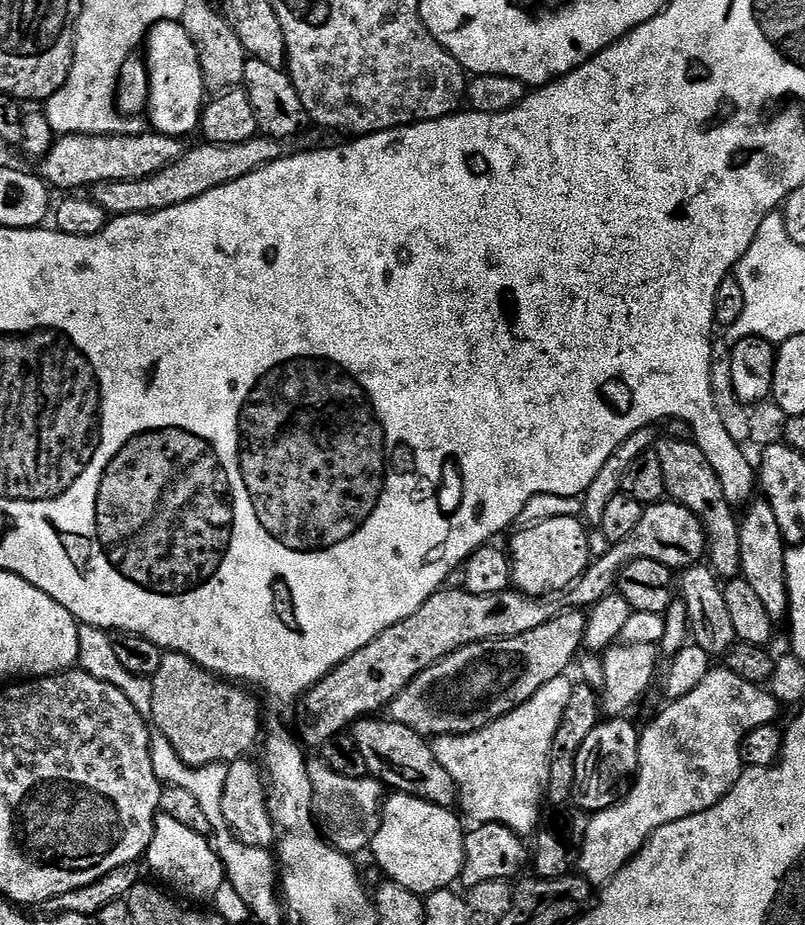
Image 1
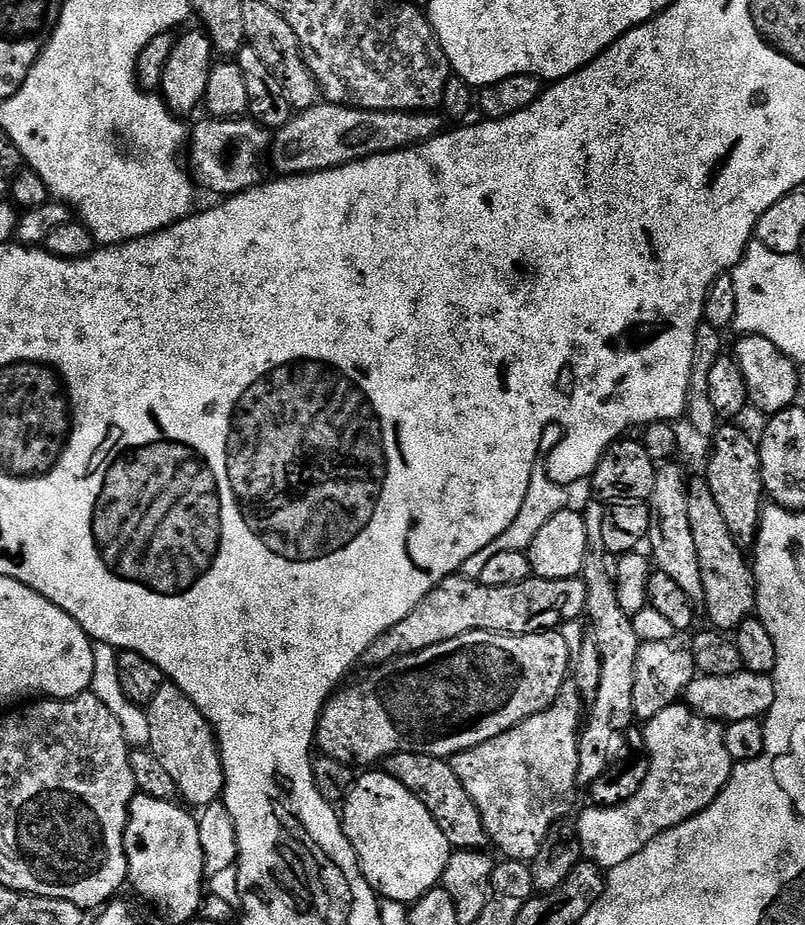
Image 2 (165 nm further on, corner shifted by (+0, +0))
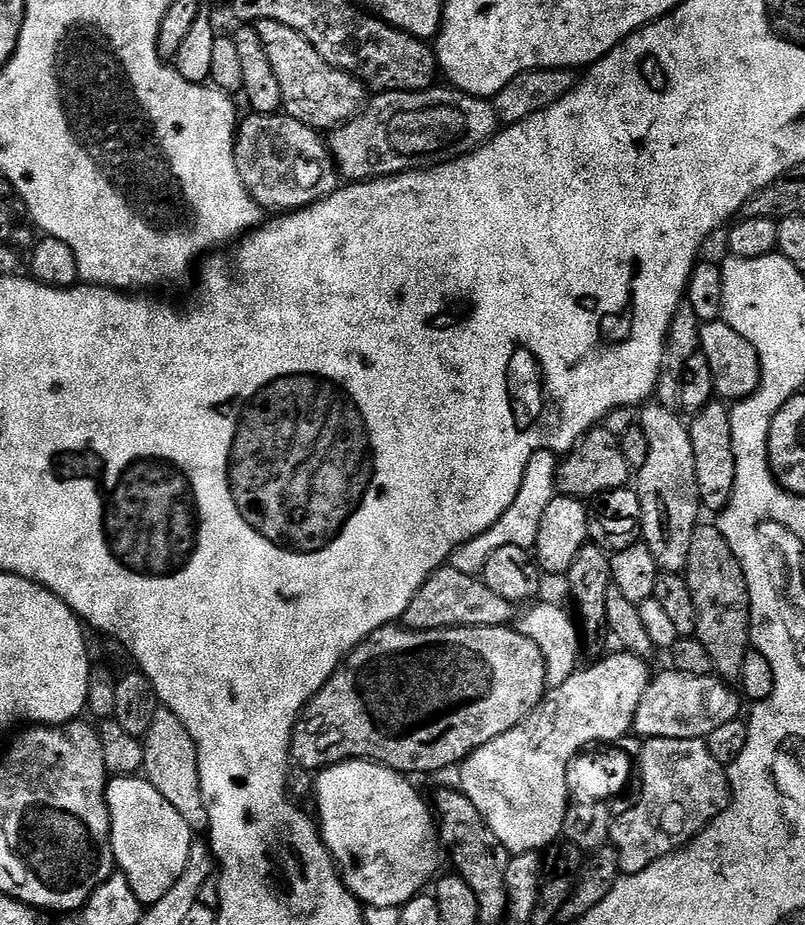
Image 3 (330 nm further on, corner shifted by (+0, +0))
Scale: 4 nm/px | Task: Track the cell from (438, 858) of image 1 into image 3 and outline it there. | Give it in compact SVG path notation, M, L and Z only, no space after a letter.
M344 760L340 764L330 764L327 768L319 773L320 776L316 780L316 808L320 811L318 815L318 827L320 829L320 837L323 838L325 846L328 847L328 852L335 860L340 877L344 880L344 885L347 886L349 892L360 901L361 905L372 908L393 908L399 909L405 904L409 904L416 896L421 895L425 891L424 888L433 883L434 877L437 875L436 867L440 864L440 852L442 856L442 844L438 839L438 824L434 819L433 809L426 801L420 797L420 792L411 784L407 775L394 771L393 768L388 768L385 764L375 760Z

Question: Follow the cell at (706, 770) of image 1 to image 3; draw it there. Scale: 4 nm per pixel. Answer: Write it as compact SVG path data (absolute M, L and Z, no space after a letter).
M644 740L640 761L640 797L626 814L611 821L610 844L617 854L619 871L623 875L638 874L663 856L669 856L689 844L718 814L728 806L730 789L725 765L710 754L704 740Z

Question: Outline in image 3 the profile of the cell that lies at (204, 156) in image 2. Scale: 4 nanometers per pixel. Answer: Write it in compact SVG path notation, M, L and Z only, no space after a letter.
M248 114L245 120L243 117L236 129L234 162L254 202L261 210L269 208L272 214L297 212L299 208L325 200L342 184L325 137L287 114Z

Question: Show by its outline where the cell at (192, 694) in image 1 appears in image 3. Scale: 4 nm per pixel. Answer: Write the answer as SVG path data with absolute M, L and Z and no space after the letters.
M161 706L154 714L154 722L150 726L147 736L142 740L144 746L144 767L143 775L186 818L188 825L194 830L204 830L208 826L208 811L204 808L204 799L202 798L202 786L200 785L200 767L196 752L196 743L194 738L182 726L180 719L169 710Z

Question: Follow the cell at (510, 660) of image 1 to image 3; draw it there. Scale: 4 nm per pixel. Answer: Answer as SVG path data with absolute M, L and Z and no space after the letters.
M389 626L374 630L374 634L367 636L361 644L356 645L348 653L348 659L336 669L336 673L328 679L326 686L316 697L310 700L300 719L296 722L296 729L292 731L291 759L296 760L304 768L323 770L330 764L340 764L344 760L375 760L385 764L388 768L401 774L412 772L429 772L435 774L443 768L459 765L471 752L478 750L478 746L486 746L486 742L494 742L498 734L506 734L506 730L514 730L518 722L522 722L540 705L546 695L547 668L543 654L528 637L524 637L515 627L502 628L439 628L438 630L422 630L415 632L412 628L403 626Z

